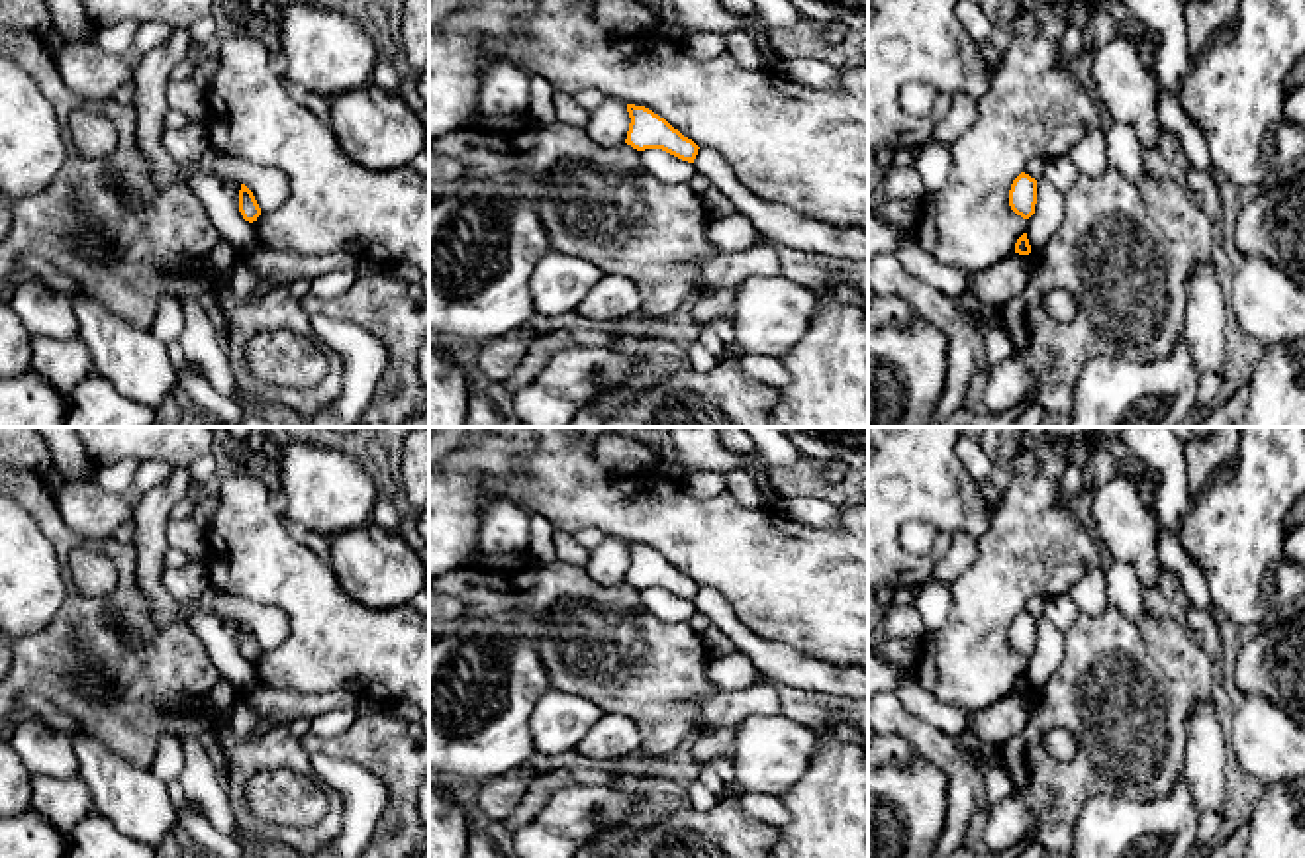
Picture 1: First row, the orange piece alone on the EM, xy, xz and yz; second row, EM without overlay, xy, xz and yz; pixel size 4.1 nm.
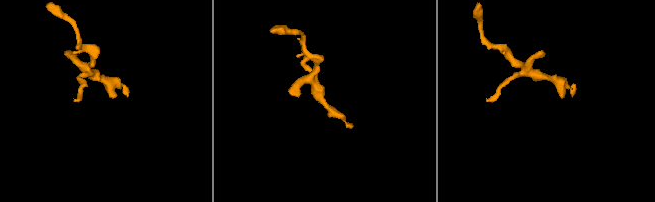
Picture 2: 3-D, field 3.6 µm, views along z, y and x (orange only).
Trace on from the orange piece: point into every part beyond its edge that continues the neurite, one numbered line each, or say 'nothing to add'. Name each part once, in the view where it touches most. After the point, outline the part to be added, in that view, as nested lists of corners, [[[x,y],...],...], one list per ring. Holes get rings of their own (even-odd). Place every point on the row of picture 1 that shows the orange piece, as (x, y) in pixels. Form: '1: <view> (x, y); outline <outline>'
nothing to add

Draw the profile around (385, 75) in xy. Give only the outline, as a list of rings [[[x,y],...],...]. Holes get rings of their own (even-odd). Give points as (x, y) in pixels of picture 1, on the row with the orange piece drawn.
[[[376,61],[372,82],[382,90],[398,92],[400,90],[400,74],[392,61]]]

